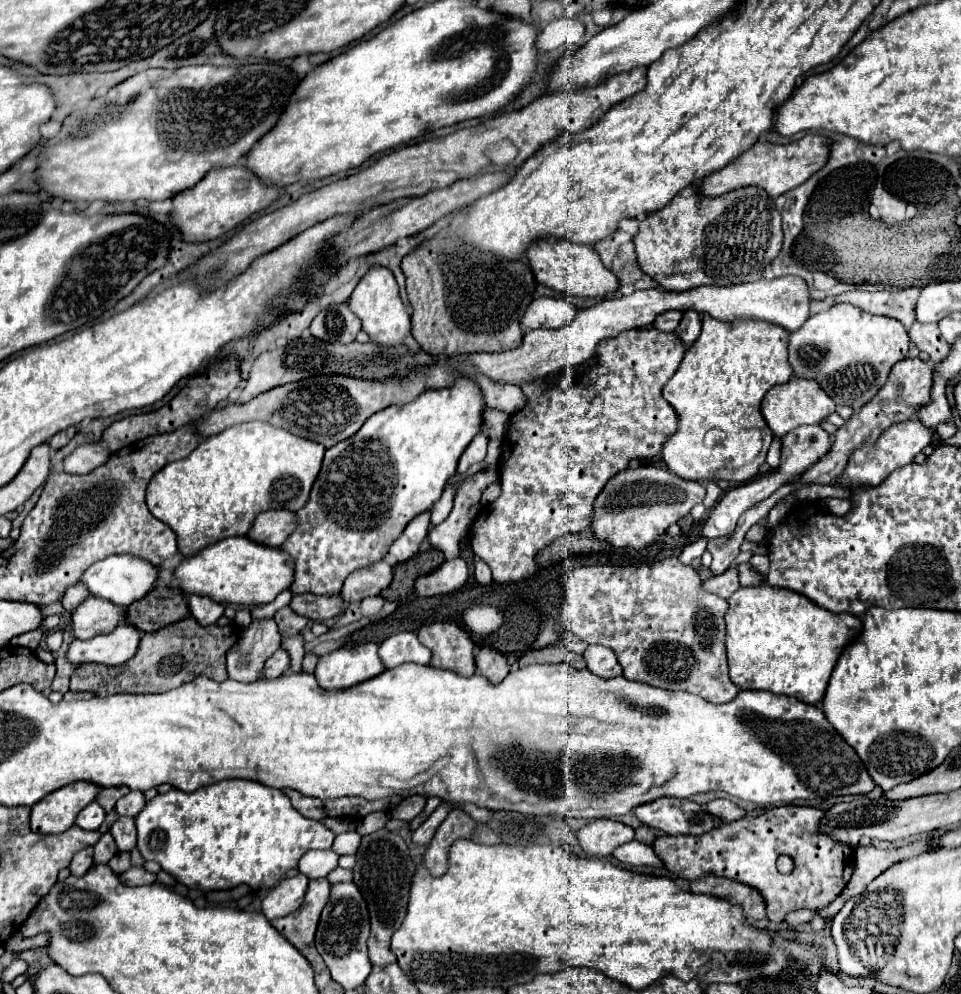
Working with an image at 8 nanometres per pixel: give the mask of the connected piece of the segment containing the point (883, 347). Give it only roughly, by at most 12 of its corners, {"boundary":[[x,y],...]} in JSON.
{"boundary":[[836,304],[790,334],[794,376],[860,410],[908,354],[902,322]]}

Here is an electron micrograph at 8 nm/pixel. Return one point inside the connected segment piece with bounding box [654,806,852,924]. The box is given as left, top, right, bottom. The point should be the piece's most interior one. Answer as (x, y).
(746, 850)

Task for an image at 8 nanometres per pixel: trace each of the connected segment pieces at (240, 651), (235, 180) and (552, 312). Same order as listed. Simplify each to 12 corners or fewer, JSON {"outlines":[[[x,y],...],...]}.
{"outlines":[[[254,620],[228,650],[228,676],[262,678],[280,648],[274,620]],[[244,166],[172,198],[184,242],[208,242],[278,200]],[[540,296],[530,302],[522,328],[570,324],[576,306]]]}

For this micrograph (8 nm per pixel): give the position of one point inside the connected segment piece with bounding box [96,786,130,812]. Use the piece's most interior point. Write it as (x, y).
(107, 798)

